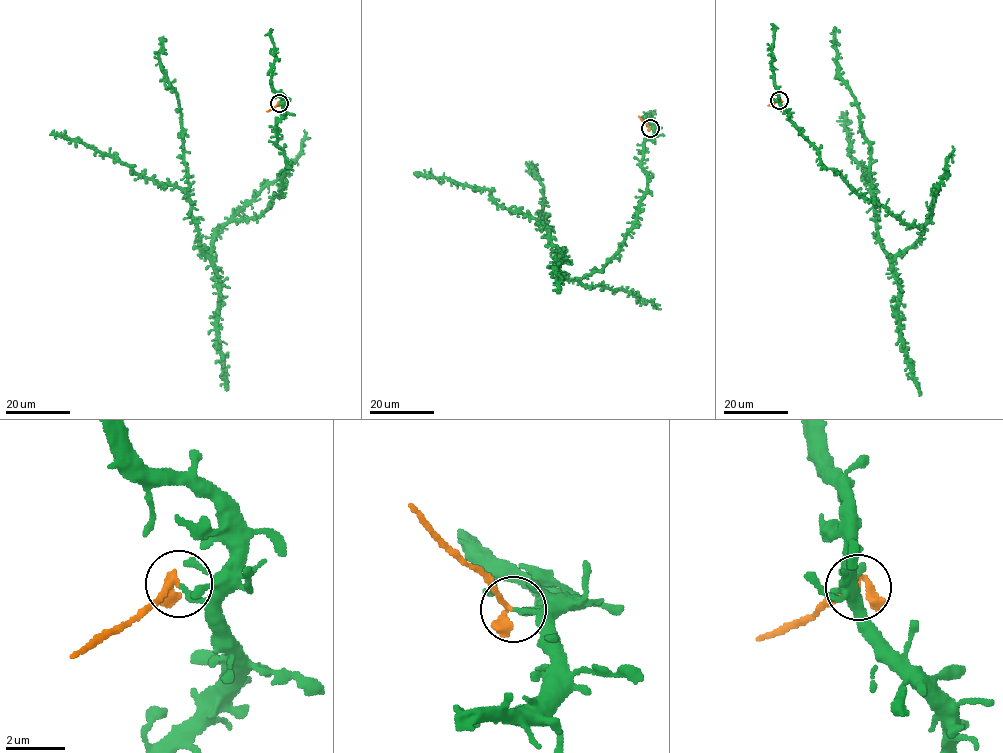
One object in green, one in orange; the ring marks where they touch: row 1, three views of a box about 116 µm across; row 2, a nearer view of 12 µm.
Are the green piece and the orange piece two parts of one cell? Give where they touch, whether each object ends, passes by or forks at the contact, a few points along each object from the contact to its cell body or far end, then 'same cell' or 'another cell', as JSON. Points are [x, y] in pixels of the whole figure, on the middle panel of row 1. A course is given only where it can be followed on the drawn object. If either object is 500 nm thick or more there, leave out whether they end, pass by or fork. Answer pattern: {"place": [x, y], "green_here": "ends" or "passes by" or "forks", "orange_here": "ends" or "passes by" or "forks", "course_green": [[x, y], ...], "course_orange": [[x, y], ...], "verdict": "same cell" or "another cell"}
{"place": [650, 128], "green_here": "ends", "orange_here": "passes by", "course_green": [[650, 127], [636, 221], [620, 249], [584, 276], [562, 274], [542, 215], [544, 187], [530, 167], [538, 171]], "course_orange": [[650, 127], [638, 116]], "verdict": "another cell"}

